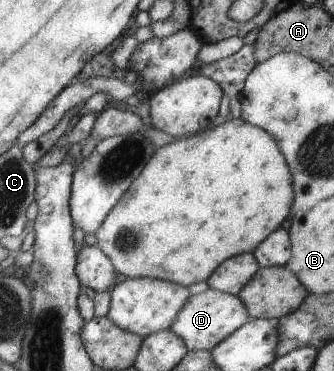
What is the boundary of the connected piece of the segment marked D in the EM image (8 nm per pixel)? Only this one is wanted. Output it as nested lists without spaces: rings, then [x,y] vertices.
[[[208,288],[203,293],[192,295],[188,299],[176,322],[171,326],[171,331],[187,344],[189,352],[201,350],[212,352],[221,342],[224,342],[224,339],[251,320],[247,305],[239,296]]]

